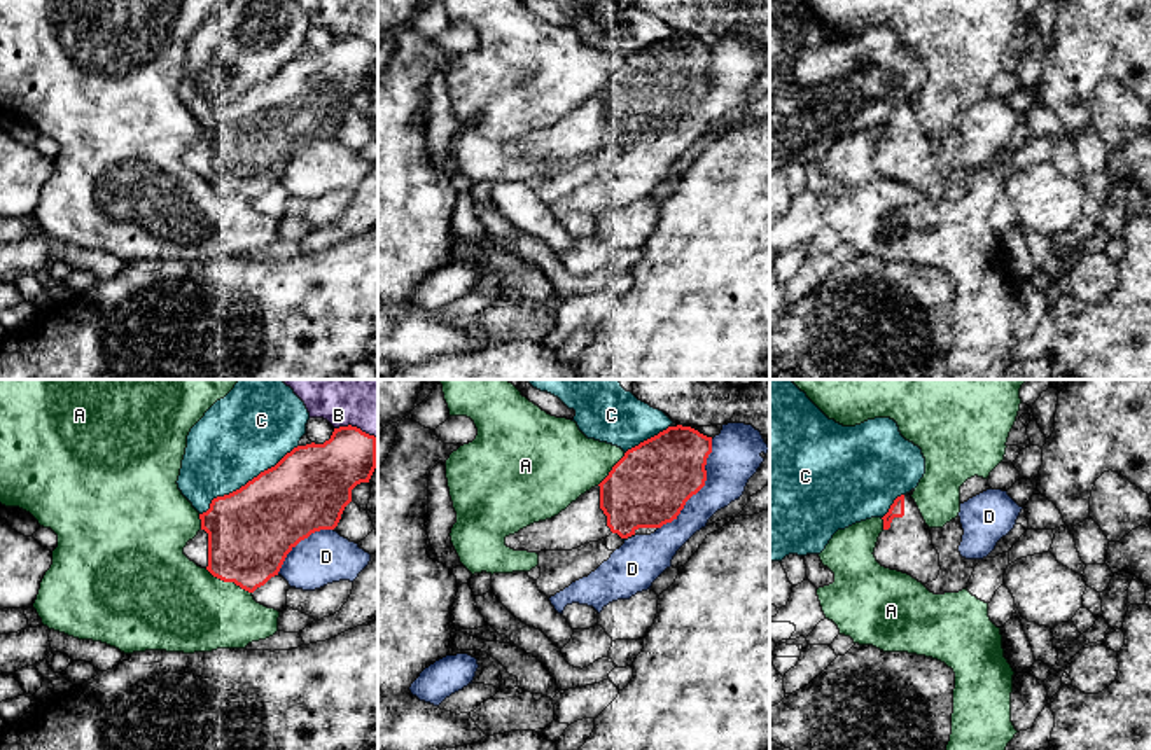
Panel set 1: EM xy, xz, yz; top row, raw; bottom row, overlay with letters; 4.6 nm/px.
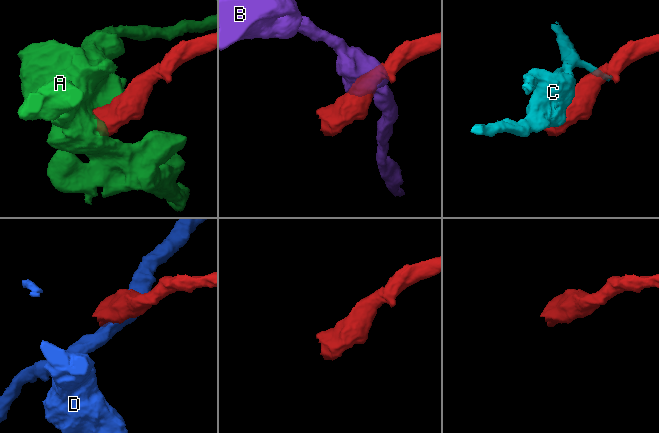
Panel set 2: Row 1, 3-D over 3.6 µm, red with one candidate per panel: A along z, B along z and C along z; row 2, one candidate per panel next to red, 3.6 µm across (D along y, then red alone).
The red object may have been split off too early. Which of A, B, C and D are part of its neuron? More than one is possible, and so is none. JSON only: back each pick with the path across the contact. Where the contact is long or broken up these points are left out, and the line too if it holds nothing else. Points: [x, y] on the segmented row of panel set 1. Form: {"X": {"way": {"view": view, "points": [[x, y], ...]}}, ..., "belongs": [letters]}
{"belongs": []}

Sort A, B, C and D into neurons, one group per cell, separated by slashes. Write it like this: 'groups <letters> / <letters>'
groups A / B / C / D

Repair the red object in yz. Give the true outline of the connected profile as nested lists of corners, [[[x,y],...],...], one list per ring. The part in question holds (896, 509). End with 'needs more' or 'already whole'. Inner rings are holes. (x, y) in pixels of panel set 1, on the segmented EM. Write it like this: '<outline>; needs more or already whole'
[[[911,495],[897,497],[882,519],[883,531],[873,552],[876,561],[922,584],[936,580],[941,570],[939,554]]]; needs more

